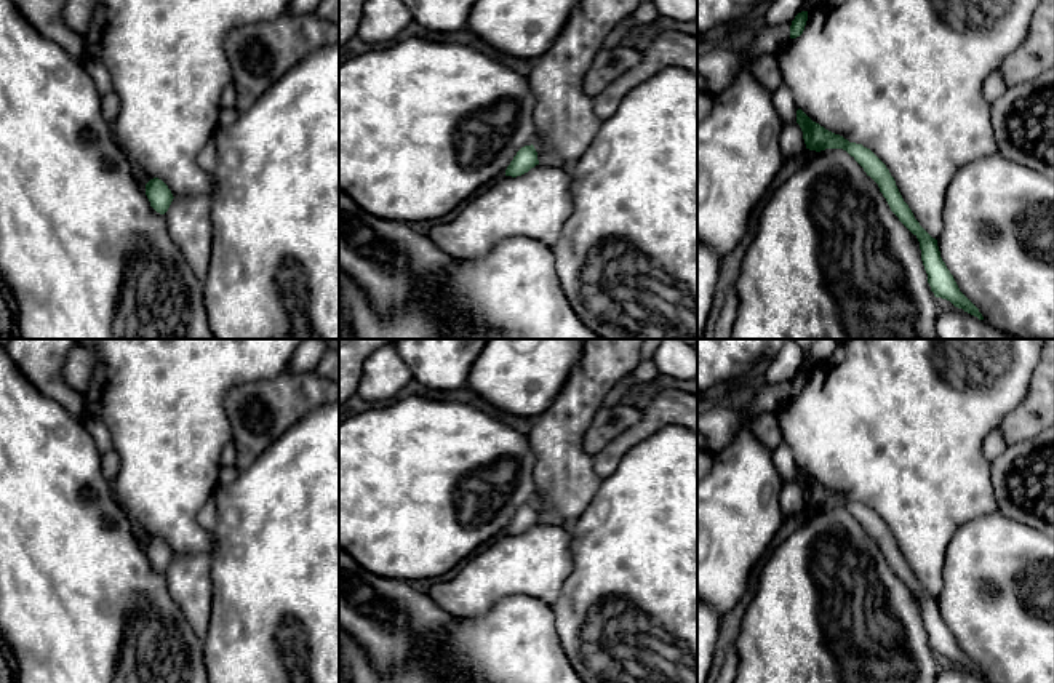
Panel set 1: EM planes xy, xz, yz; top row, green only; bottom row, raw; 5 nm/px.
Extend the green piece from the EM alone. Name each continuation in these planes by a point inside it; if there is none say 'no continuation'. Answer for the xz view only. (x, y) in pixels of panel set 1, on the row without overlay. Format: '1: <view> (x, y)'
no continuation

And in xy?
no continuation

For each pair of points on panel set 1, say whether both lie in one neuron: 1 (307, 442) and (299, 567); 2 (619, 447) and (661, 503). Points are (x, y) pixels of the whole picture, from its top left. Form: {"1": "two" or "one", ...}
{"1": "one", "2": "two"}

